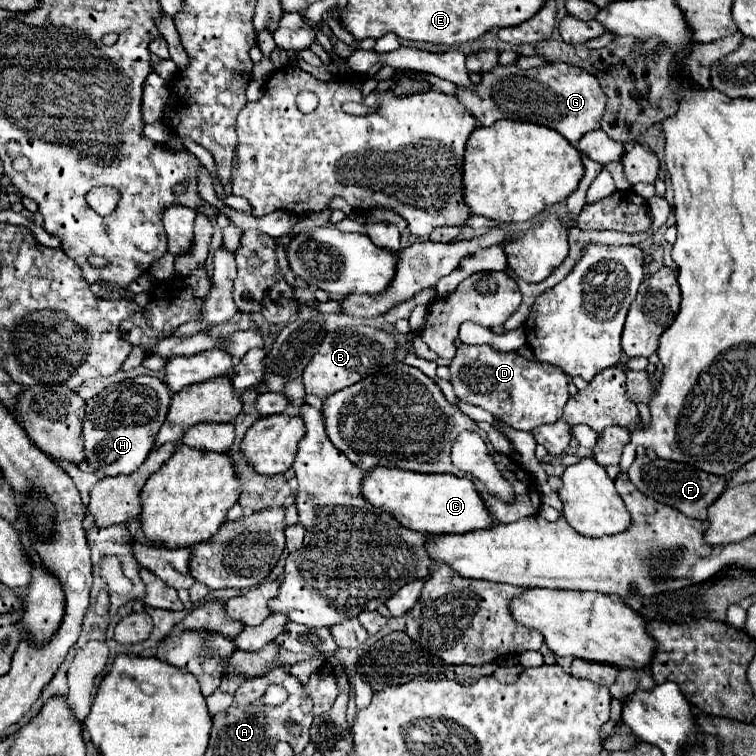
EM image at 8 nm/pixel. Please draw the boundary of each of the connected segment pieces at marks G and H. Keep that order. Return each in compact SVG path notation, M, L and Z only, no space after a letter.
M545 63L527 71L517 65L497 65L493 71L483 75L475 91L459 87L457 97L485 127L499 119L539 123L559 131L573 145L577 145L585 133L601 129L601 117L607 103L595 77L567 63Z
M139 375L127 381L111 383L93 399L87 401L87 415L83 419L83 439L87 463L99 469L105 477L133 473L149 455L155 435L169 411L167 385L151 375Z

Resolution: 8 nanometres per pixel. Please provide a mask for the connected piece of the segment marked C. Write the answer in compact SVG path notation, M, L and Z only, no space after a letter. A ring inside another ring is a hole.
M375 467L369 475L363 477L363 481L361 481L361 495L363 495L363 497L367 499L367 503L371 503L373 507L385 509L387 513L391 513L403 527L413 529L413 531L419 531L419 533L463 533L463 531L477 531L477 529L489 527L489 525L493 523L493 517L491 517L491 513L483 507L483 501L481 501L479 493L475 491L473 483L471 483L469 479L465 479L465 477L455 477L455 475L447 475L447 473L431 473L431 475L427 475L427 473L413 473L413 471L403 471L403 469L391 469L391 471L387 471L387 467Z

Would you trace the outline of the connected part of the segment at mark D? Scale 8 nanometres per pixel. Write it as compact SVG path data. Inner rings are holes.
M461 345L449 363L449 381L459 401L483 407L519 431L555 423L569 399L567 377L561 367L525 359L519 353L499 353L487 345Z

